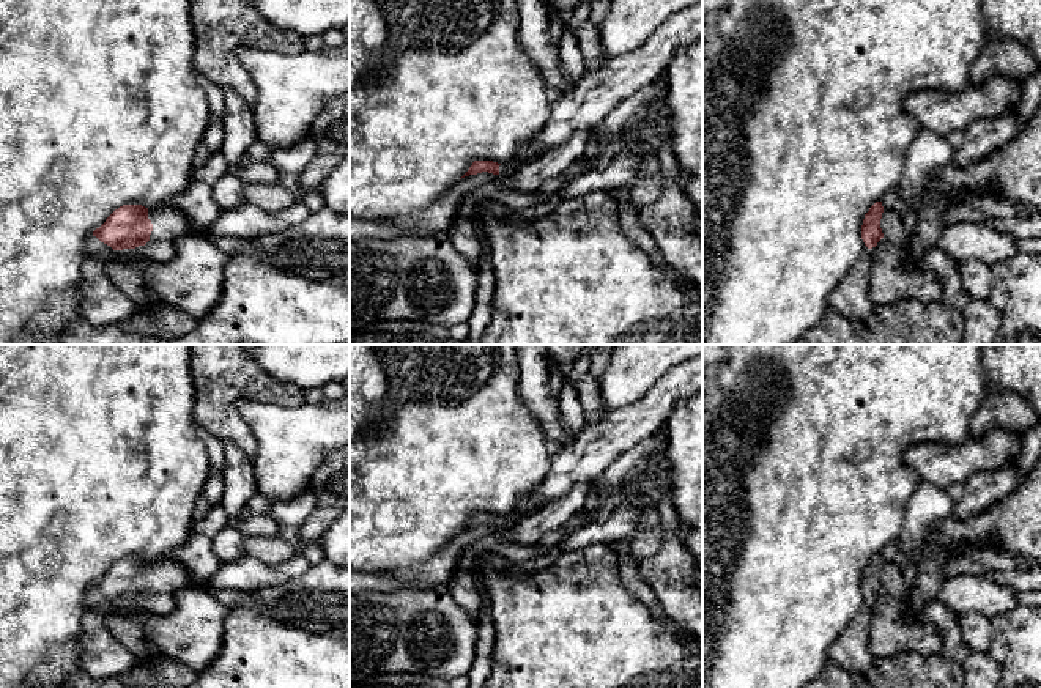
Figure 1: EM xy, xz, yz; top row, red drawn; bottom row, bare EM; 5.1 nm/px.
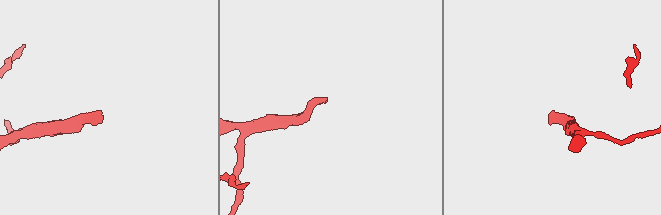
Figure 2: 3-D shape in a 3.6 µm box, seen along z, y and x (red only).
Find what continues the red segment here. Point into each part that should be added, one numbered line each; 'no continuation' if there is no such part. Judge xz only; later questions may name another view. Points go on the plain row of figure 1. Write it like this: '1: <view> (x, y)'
1: xz (596, 447)

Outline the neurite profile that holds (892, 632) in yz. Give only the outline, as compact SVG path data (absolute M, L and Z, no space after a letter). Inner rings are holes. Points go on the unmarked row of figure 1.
M885 590L874 600L869 649L877 660L904 652L940 653L943 638L934 622L912 622L904 600L896 600Z

